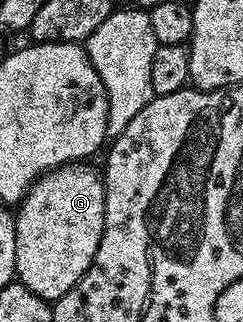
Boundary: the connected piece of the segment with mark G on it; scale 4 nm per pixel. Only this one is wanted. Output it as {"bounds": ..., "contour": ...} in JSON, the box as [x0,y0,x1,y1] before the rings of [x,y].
{"bounds":[17,164,105,300],"contour":[[[68,164],[48,170],[31,185],[31,191],[17,206],[18,281],[48,300],[65,296],[93,264],[104,228],[105,188],[100,171],[90,170],[87,164]]]}

